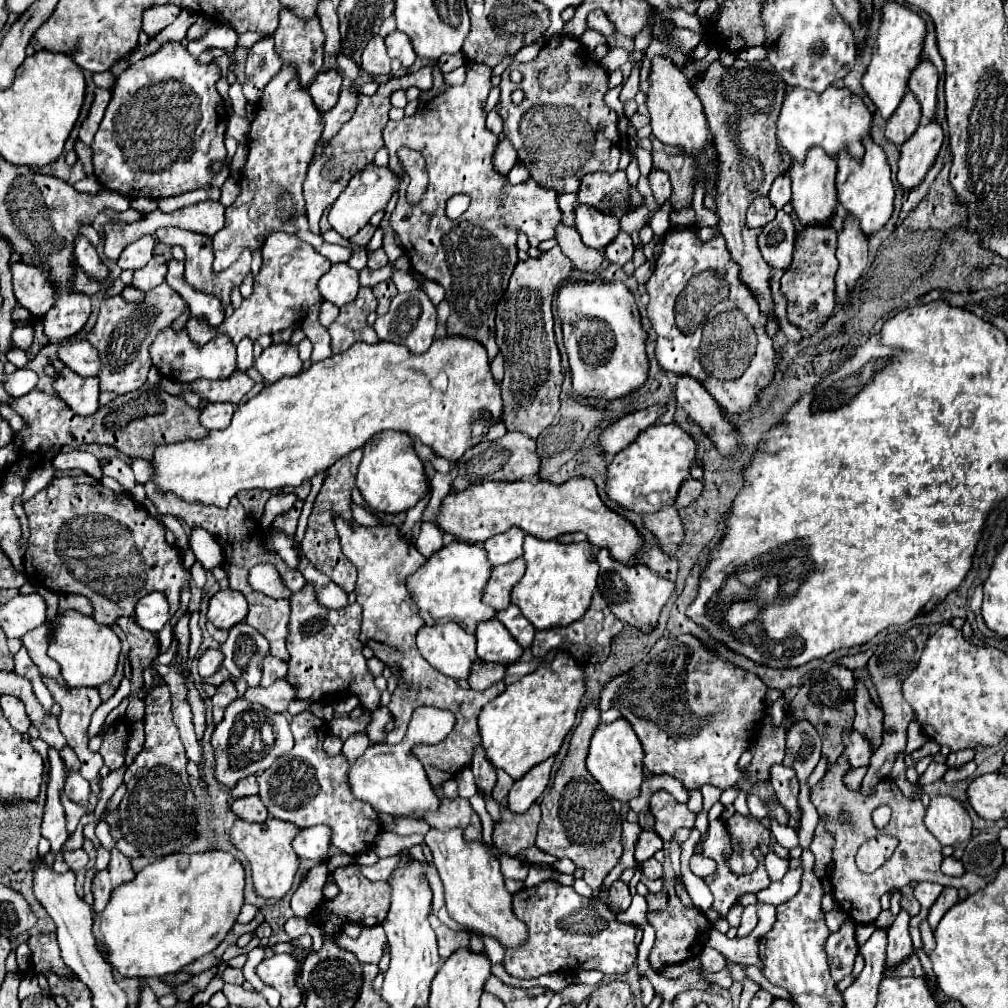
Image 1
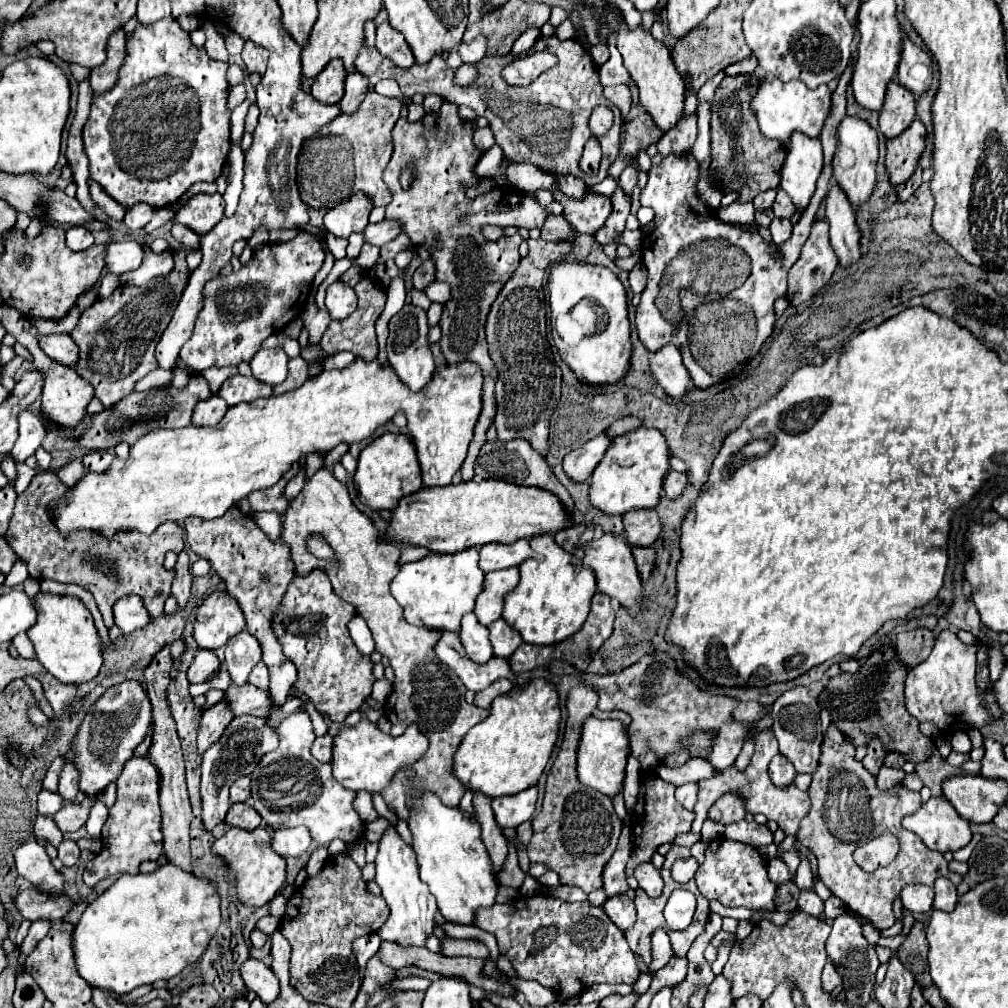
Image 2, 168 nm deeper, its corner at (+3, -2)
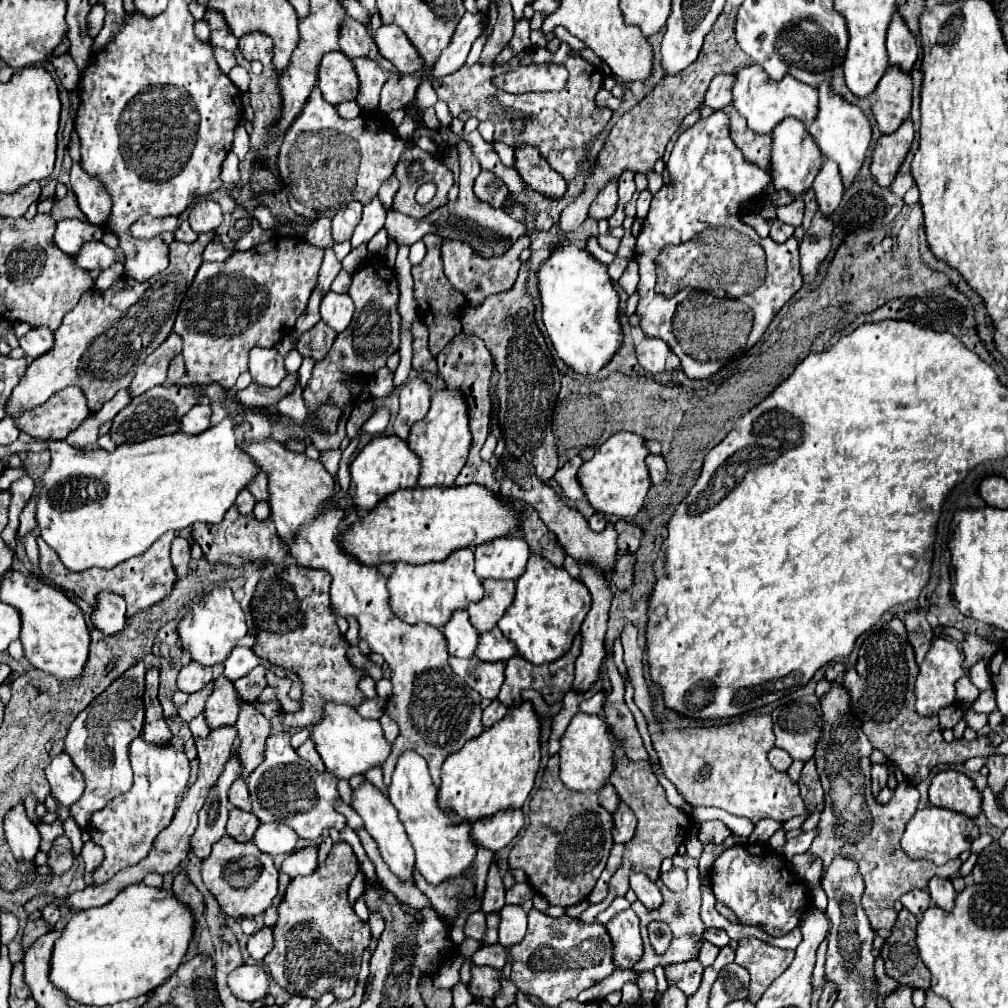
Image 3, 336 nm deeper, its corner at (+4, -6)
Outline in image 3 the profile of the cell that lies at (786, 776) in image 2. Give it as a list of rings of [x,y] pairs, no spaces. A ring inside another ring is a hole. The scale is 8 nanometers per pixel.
[[[777,747],[771,749],[771,753],[769,753],[769,761],[771,761],[773,769],[777,769],[777,771],[787,771],[789,765],[793,763],[793,759],[789,757],[789,753],[783,751],[783,749],[777,749]]]

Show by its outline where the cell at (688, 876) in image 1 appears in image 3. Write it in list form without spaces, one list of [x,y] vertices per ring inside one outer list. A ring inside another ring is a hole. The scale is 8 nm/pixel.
[[[627,625],[621,633],[621,643],[625,649],[625,665],[627,665],[627,673],[629,673],[629,681],[635,689],[635,705],[641,709],[641,713],[647,719],[649,725],[649,733],[653,739],[653,747],[659,755],[661,761],[661,769],[665,773],[665,777],[679,789],[679,793],[685,797],[685,801],[693,807],[699,805],[707,805],[707,807],[719,807],[725,809],[733,815],[739,817],[747,817],[753,823],[757,823],[759,819],[775,819],[775,821],[787,821],[799,815],[809,817],[809,811],[799,795],[799,785],[787,775],[787,773],[779,773],[771,767],[771,763],[767,761],[767,753],[775,747],[775,735],[773,735],[773,723],[771,723],[771,715],[767,713],[747,713],[743,717],[733,719],[731,723],[725,725],[715,725],[715,727],[697,727],[697,729],[673,729],[673,727],[665,727],[653,713],[655,707],[655,697],[651,695],[651,689],[643,677],[643,649],[637,641],[637,627],[635,625]]]

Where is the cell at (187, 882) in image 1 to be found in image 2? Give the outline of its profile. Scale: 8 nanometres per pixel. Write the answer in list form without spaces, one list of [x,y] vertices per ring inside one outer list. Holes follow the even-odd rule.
[[[168,863],[154,873],[122,875],[110,889],[92,901],[74,927],[74,965],[78,975],[94,989],[112,991],[116,995],[130,993],[140,985],[152,985],[158,979],[170,979],[184,967],[196,963],[220,925],[220,897],[214,883],[204,877],[180,871]]]

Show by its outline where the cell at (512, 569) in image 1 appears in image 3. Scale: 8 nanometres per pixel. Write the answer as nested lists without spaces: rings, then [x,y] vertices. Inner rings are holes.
[[[485,579],[483,587],[485,587],[485,597],[467,607],[471,625],[479,633],[491,631],[515,597],[515,581]]]

